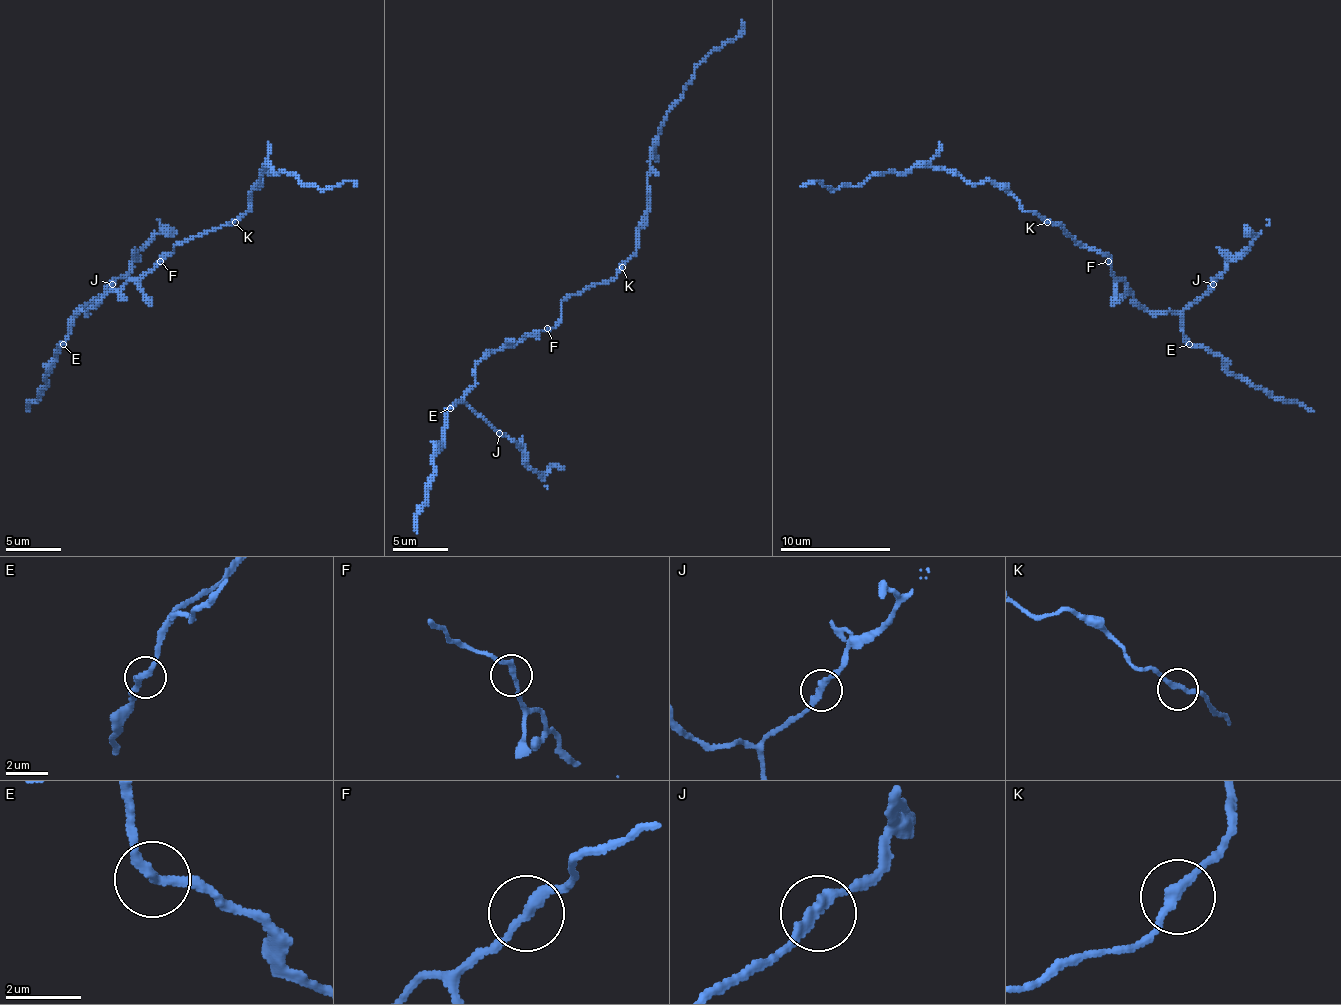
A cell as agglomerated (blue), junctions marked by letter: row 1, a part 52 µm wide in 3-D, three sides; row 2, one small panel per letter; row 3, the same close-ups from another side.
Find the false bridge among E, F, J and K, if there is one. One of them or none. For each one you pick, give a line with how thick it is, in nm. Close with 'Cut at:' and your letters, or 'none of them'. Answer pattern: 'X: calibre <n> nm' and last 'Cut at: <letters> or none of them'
Cut at: none of them

